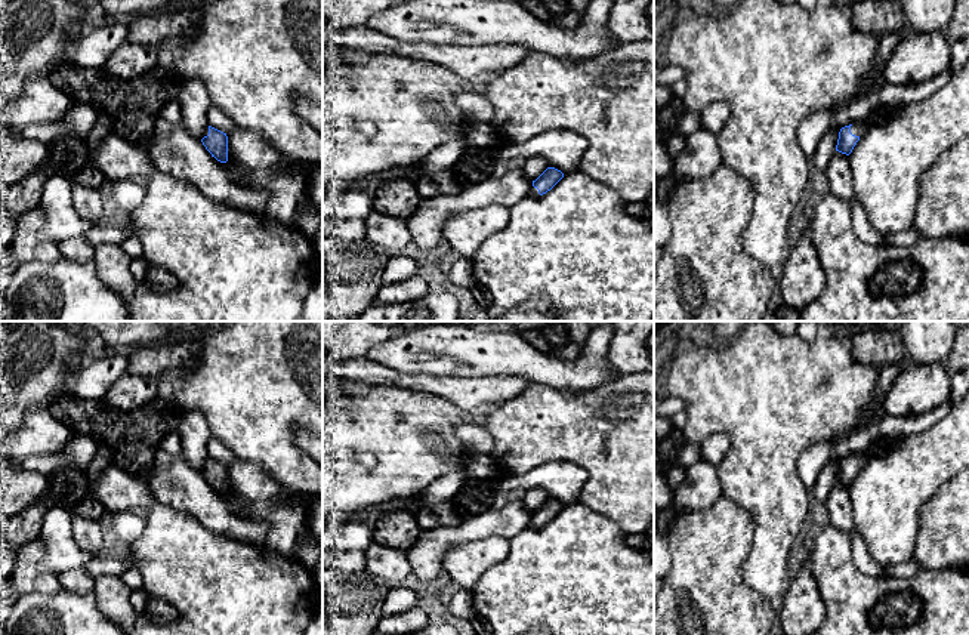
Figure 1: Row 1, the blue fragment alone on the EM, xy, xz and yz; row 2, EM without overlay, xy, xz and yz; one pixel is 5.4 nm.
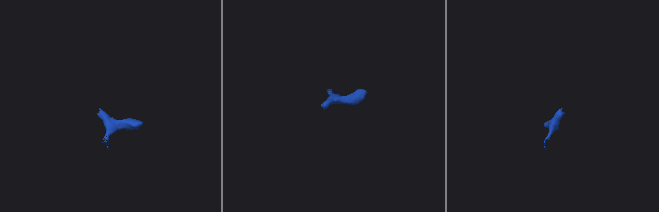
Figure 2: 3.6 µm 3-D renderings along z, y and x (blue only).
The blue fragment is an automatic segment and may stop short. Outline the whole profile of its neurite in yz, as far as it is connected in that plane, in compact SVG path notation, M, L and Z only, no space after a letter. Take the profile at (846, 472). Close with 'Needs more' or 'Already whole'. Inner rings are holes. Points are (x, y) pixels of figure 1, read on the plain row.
M862 451L855 456L849 456L840 460L839 471L836 477L836 483L849 487L860 472L860 469L865 465L865 462L870 459L870 453Z. Needs more

